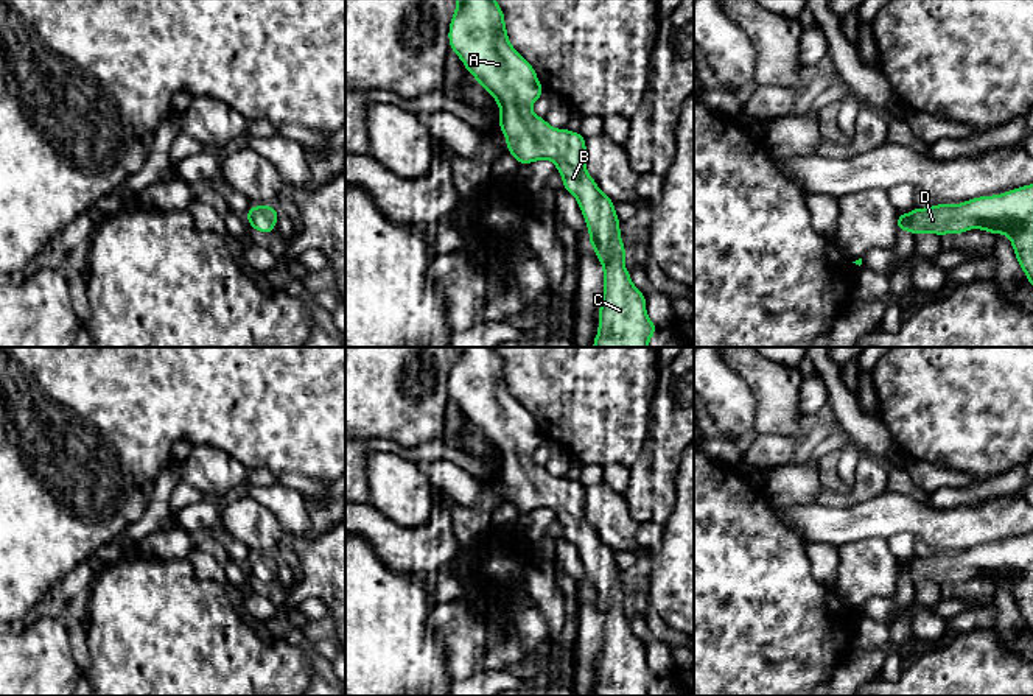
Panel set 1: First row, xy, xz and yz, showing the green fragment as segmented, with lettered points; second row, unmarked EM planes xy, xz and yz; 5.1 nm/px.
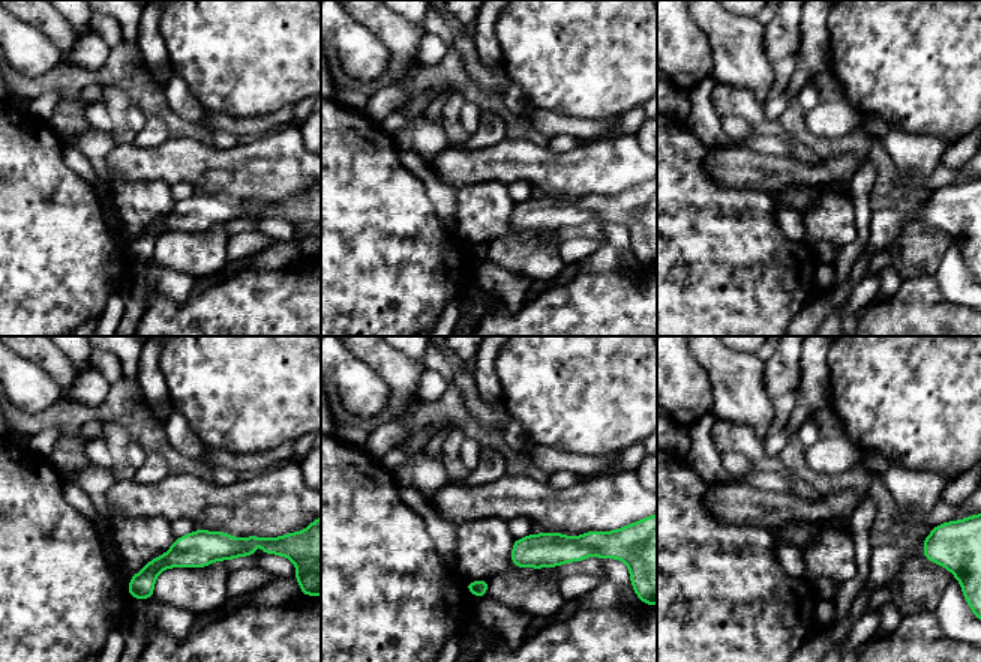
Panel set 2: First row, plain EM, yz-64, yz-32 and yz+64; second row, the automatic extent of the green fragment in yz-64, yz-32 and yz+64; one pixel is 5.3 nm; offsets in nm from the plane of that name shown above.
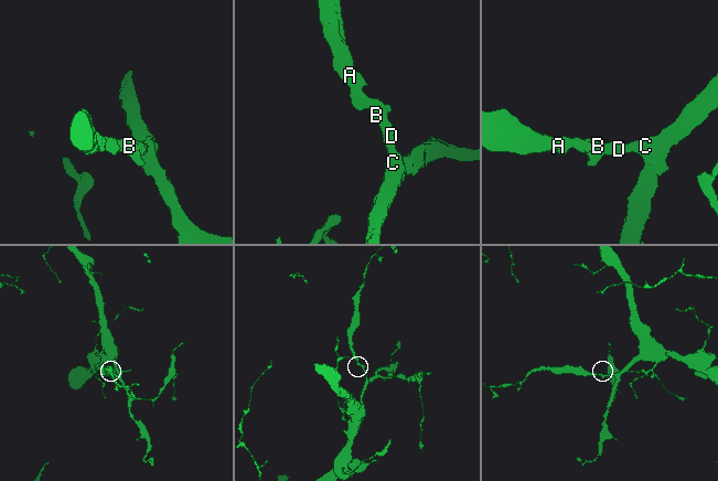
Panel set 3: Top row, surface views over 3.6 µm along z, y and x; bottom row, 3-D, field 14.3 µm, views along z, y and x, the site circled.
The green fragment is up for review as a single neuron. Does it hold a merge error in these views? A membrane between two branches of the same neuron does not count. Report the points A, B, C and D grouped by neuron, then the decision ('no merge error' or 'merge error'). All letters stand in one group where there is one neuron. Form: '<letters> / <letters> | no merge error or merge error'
A B C D | no merge error

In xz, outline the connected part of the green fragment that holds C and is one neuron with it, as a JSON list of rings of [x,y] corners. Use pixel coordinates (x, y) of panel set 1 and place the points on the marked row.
[[[457,0],[457,8],[450,22],[450,50],[464,62],[479,86],[490,92],[499,106],[498,121],[510,153],[520,165],[549,159],[563,178],[563,190],[574,195],[590,232],[590,246],[604,266],[604,294],[597,321],[599,332],[593,347],[647,347],[649,339],[658,332],[646,313],[646,296],[632,283],[624,266],[627,249],[621,240],[621,221],[615,213],[615,201],[605,196],[594,179],[587,173],[585,137],[568,129],[551,128],[548,121],[531,111],[531,104],[545,95],[534,67],[510,45],[507,39],[504,11],[496,0]]]

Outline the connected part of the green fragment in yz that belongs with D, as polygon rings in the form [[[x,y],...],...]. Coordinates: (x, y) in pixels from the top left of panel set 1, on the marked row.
[[[1033,184],[1019,187],[1003,195],[980,196],[961,204],[937,204],[929,209],[913,207],[909,215],[898,213],[898,232],[907,229],[915,237],[929,232],[937,235],[965,234],[971,227],[986,230],[989,234],[1005,234],[1011,243],[1016,258],[1033,286]]]

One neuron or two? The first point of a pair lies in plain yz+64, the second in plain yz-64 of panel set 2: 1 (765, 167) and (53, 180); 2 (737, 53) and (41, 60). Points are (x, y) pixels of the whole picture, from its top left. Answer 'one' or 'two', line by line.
1: two
2: two

